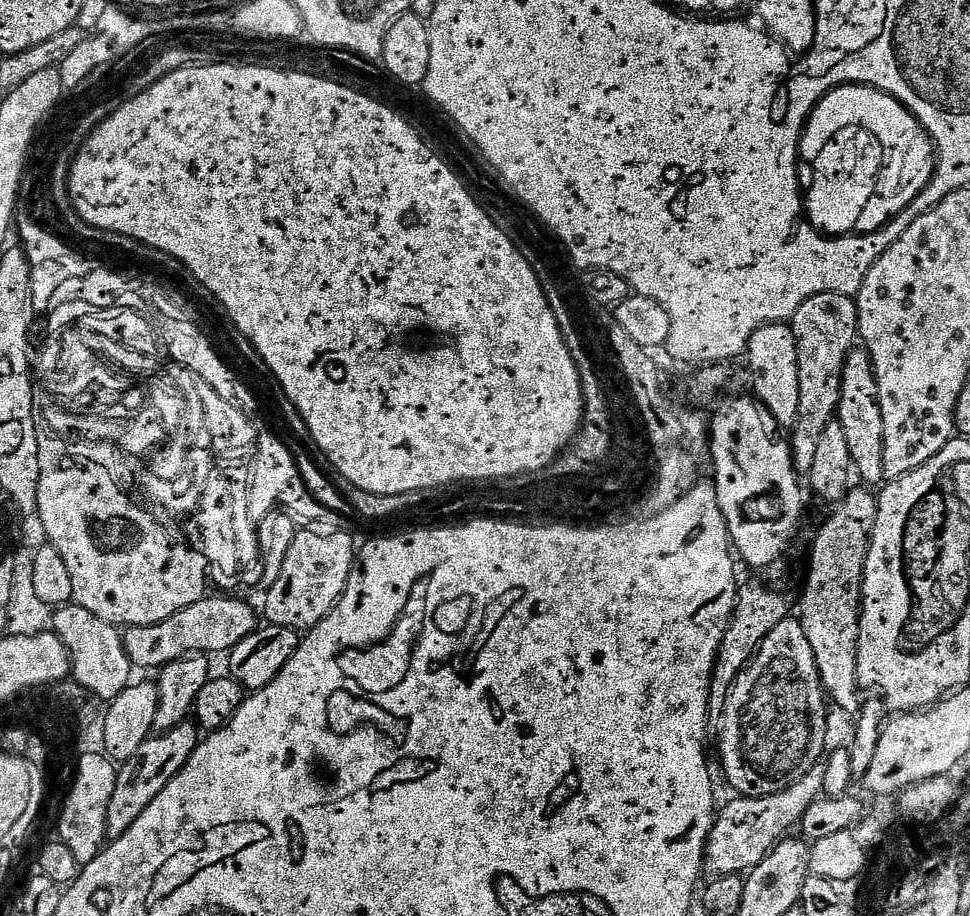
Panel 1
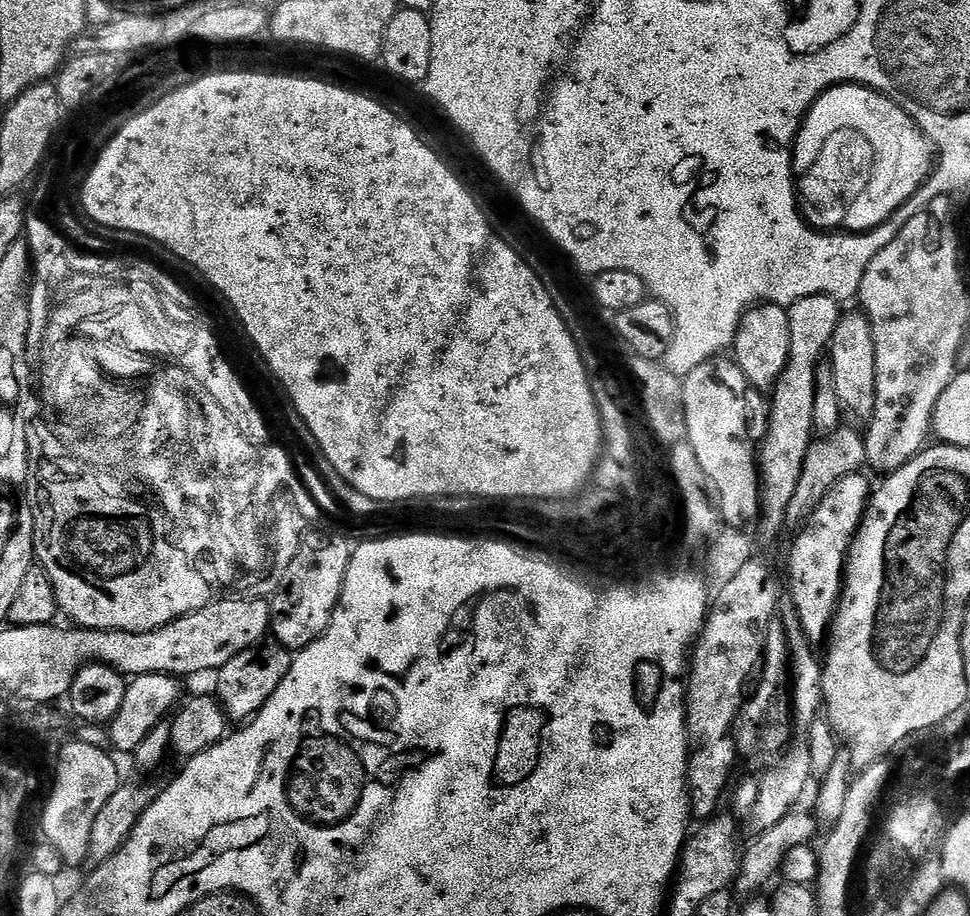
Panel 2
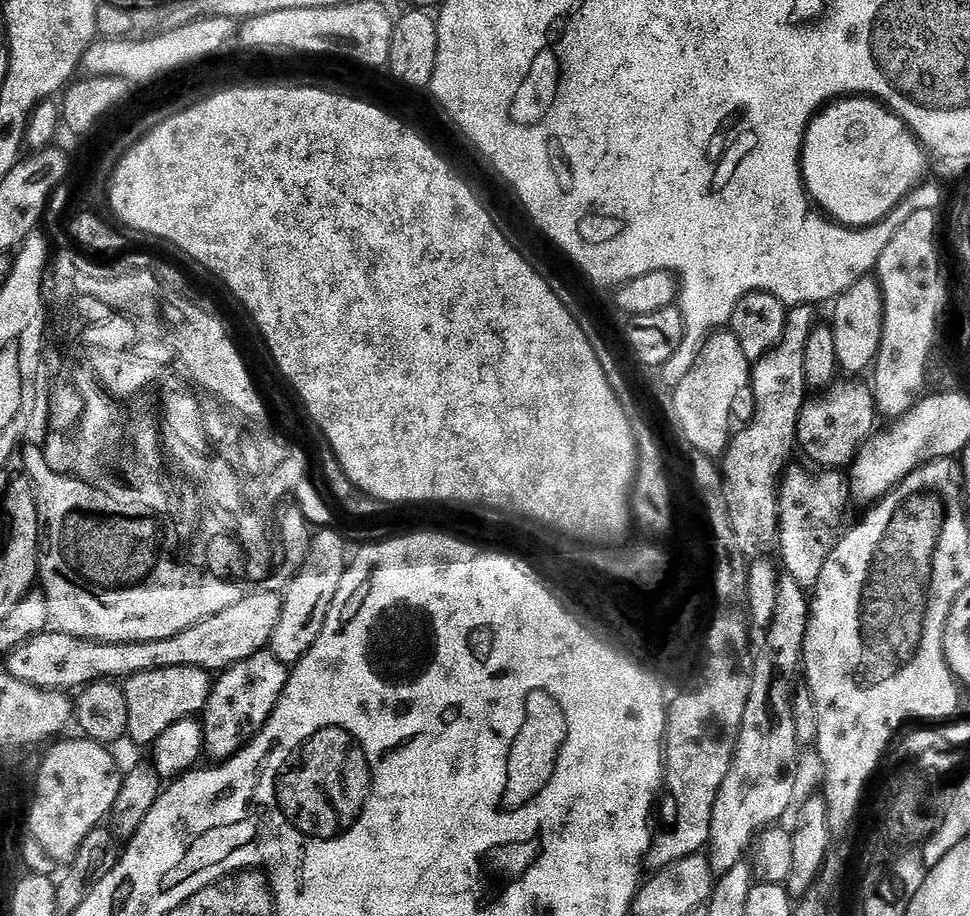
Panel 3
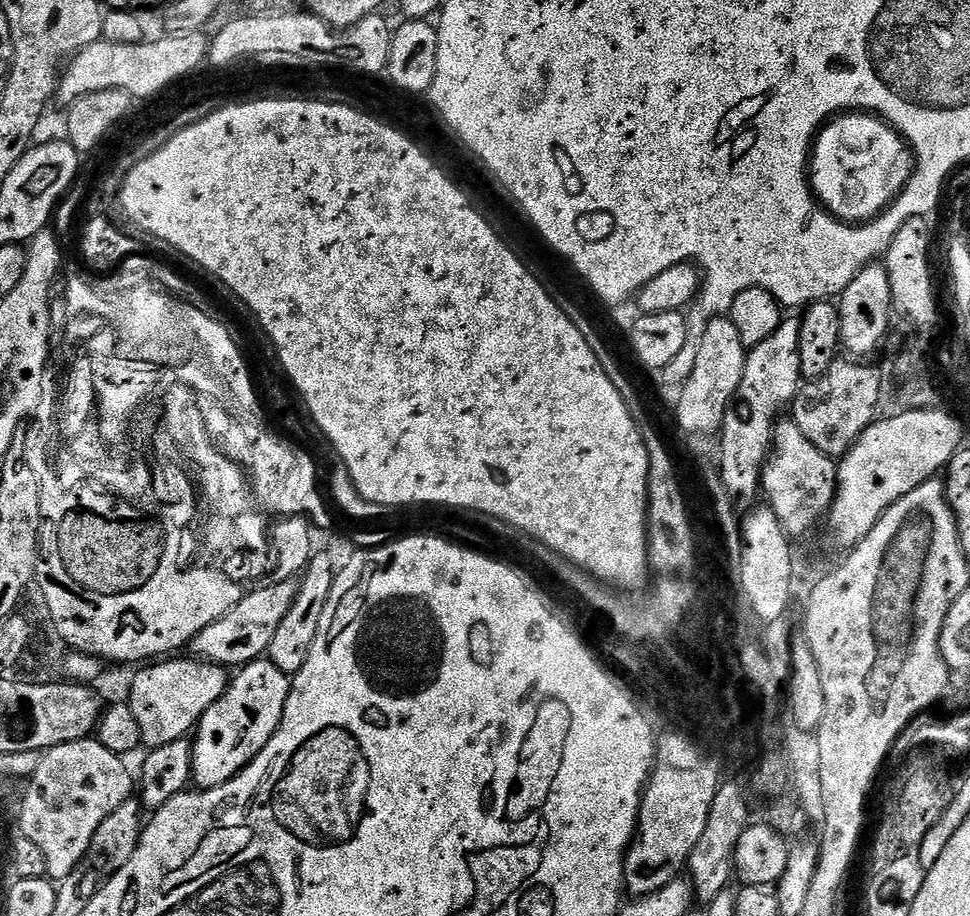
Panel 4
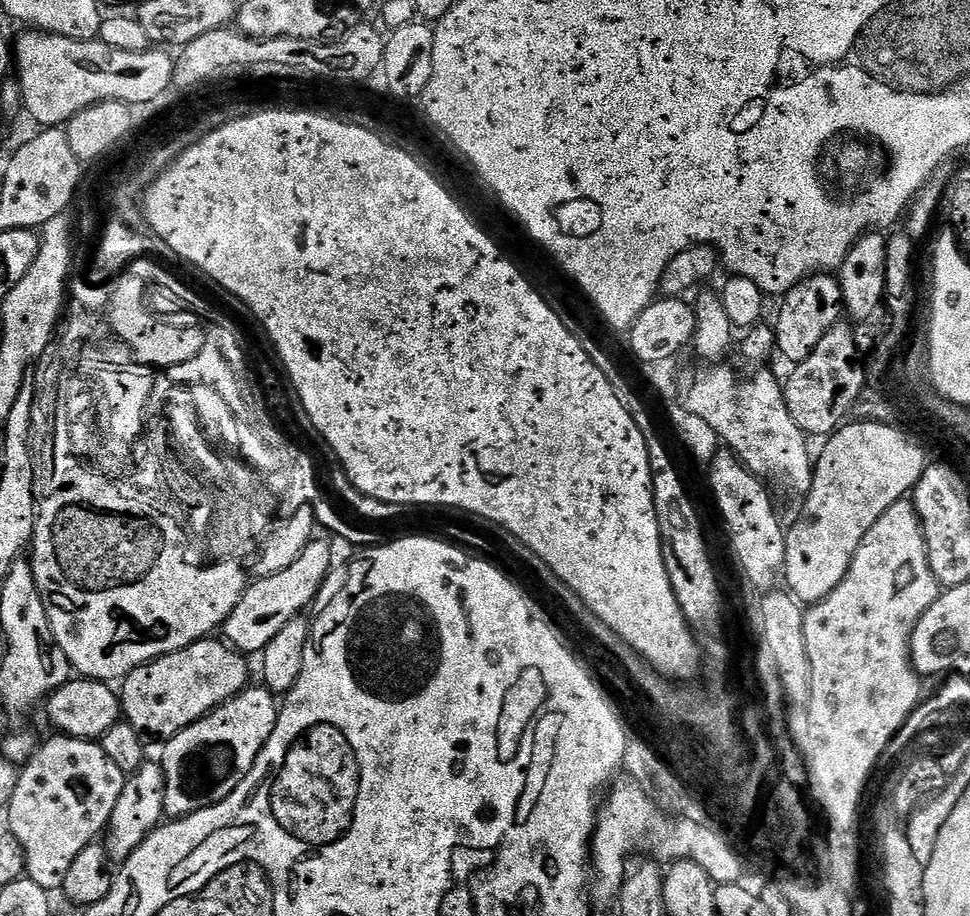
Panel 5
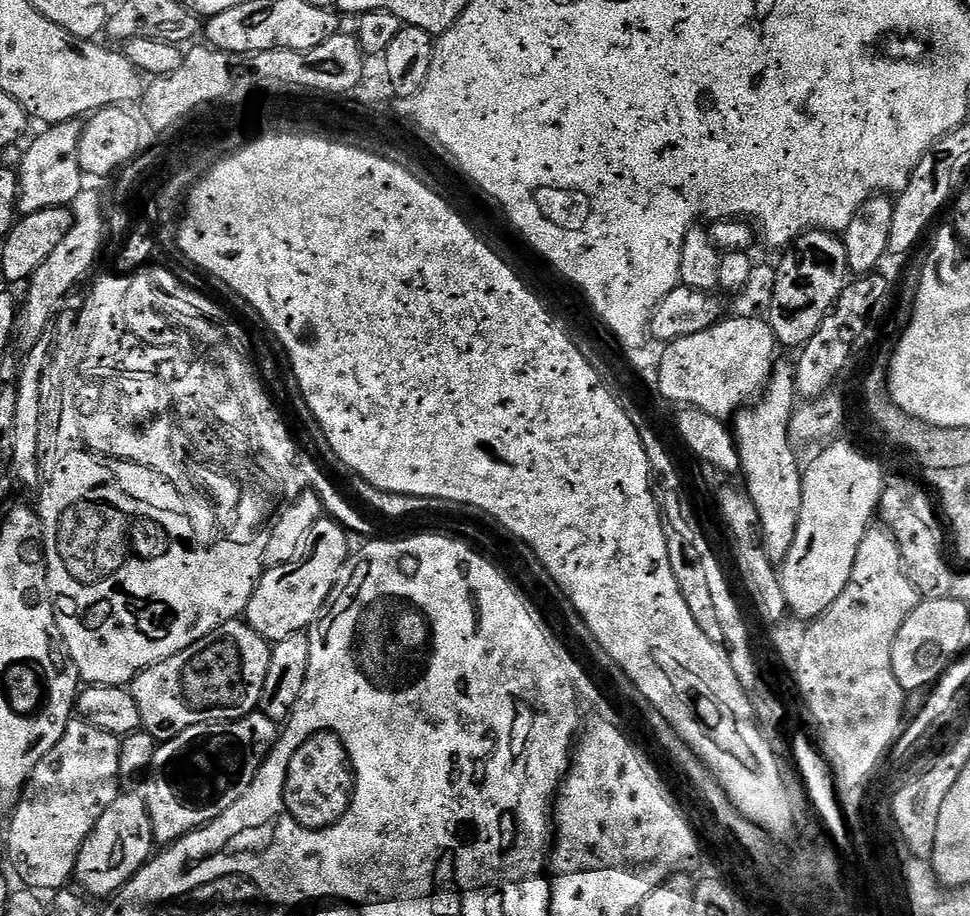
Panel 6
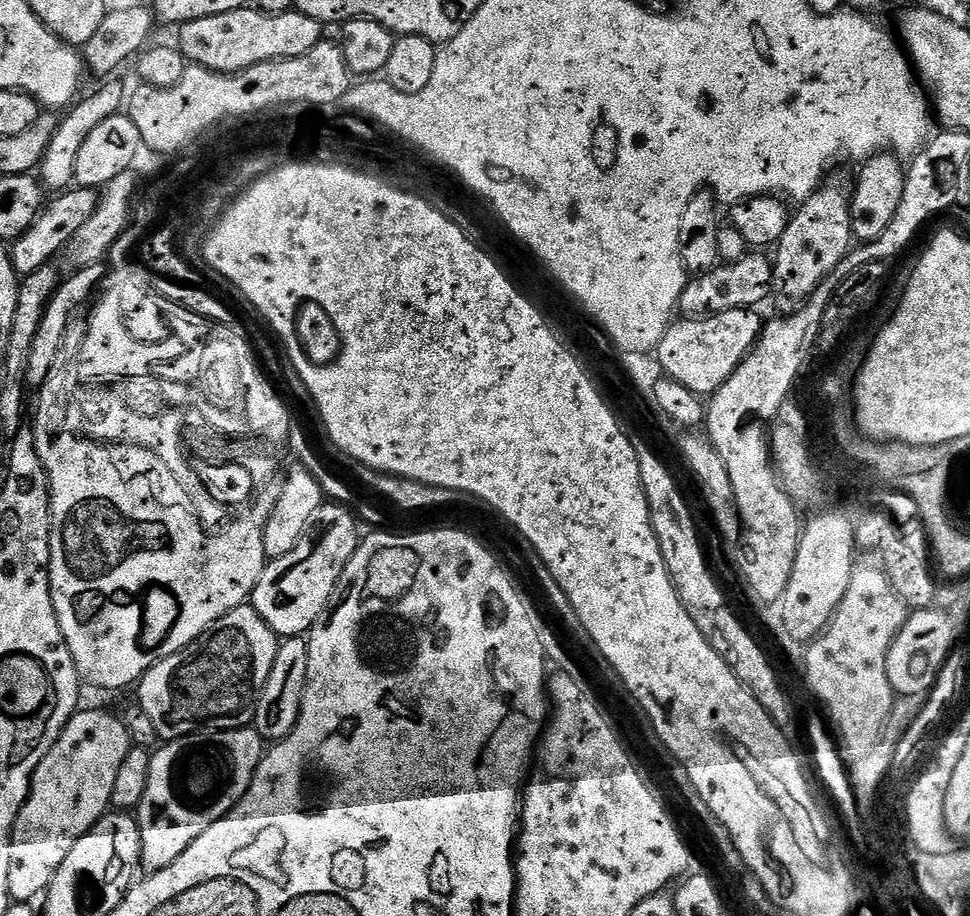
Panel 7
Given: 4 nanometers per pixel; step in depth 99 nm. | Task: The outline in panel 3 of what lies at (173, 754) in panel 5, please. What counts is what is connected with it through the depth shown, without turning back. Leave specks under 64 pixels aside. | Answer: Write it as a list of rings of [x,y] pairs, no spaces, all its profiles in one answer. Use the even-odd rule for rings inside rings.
[[[271,650],[256,652],[250,658],[223,669],[215,677],[208,704],[202,713],[207,755],[220,756],[216,758],[235,756],[247,741],[255,738],[272,717],[289,675],[289,665],[283,664]]]

